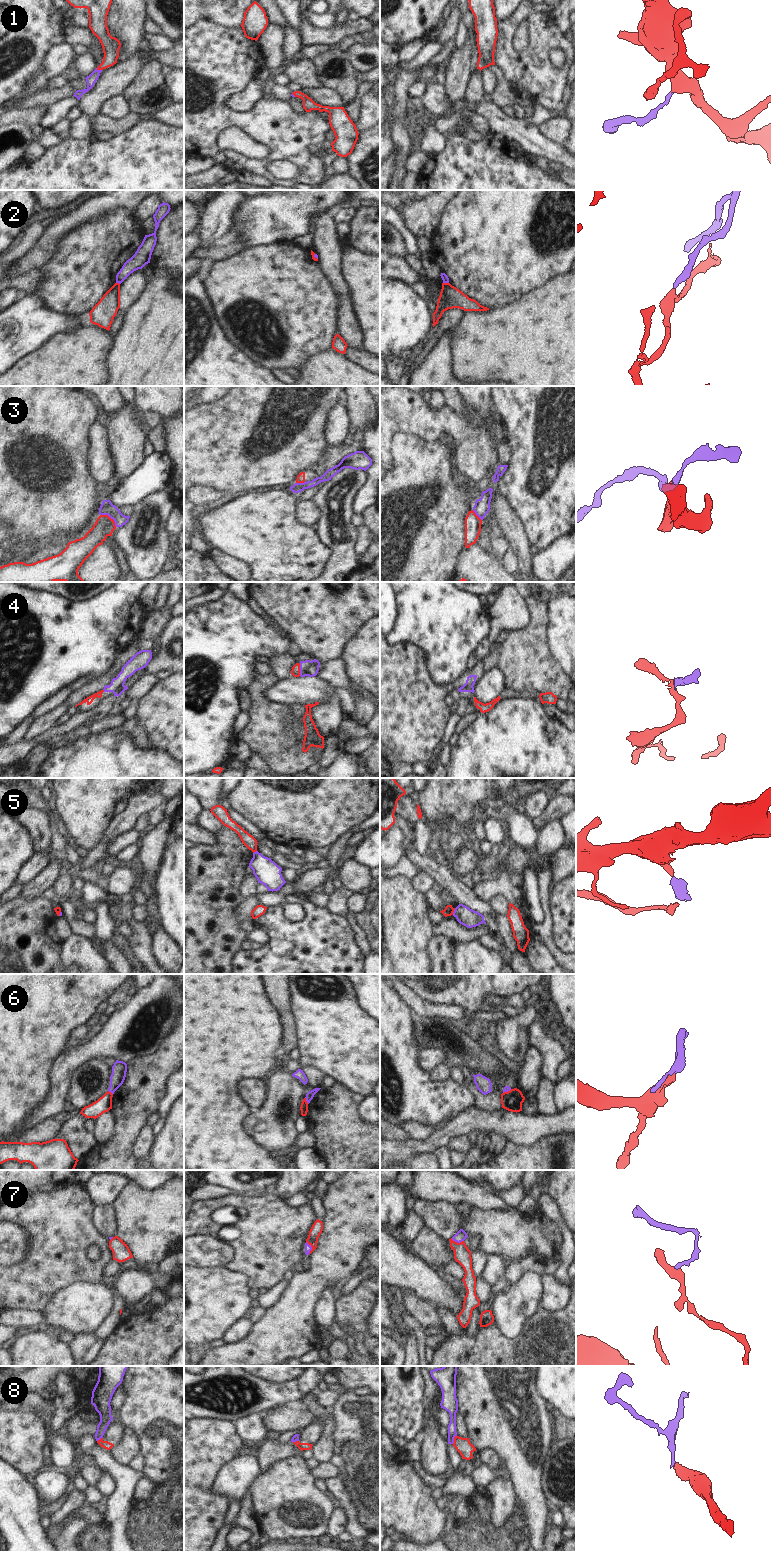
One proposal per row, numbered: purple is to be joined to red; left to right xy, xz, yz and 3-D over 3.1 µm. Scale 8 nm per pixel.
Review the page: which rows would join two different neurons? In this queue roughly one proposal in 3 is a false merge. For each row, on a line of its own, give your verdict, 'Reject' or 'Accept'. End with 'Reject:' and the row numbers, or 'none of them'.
1: Accept
2: Reject
3: Reject
4: Accept
5: Reject
6: Reject
7: Accept
8: Reject
Reject: 2, 3, 5, 6, 8

